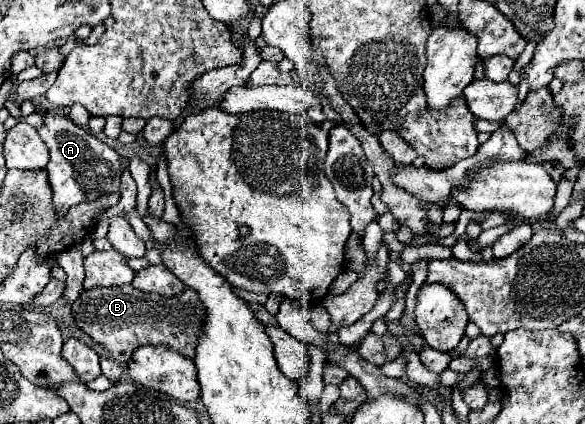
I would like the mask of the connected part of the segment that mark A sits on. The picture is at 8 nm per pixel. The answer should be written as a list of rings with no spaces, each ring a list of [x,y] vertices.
[[[35,105],[35,111],[41,115],[43,125],[37,127],[39,137],[49,147],[49,183],[53,187],[53,203],[57,207],[57,217],[63,217],[65,211],[81,201],[93,201],[101,195],[117,193],[121,187],[121,155],[91,135],[87,129],[77,127],[65,115],[53,115],[45,107]]]

